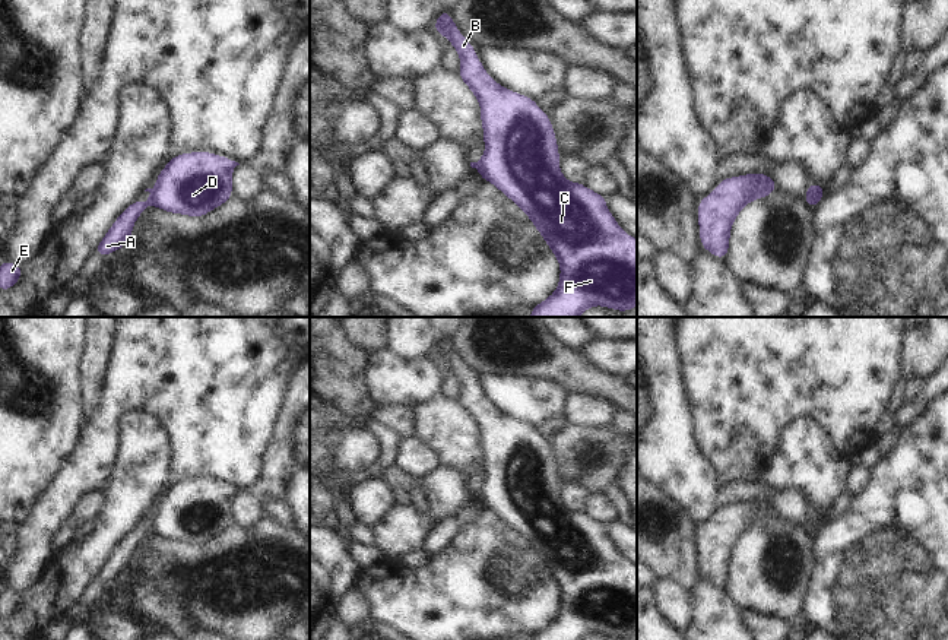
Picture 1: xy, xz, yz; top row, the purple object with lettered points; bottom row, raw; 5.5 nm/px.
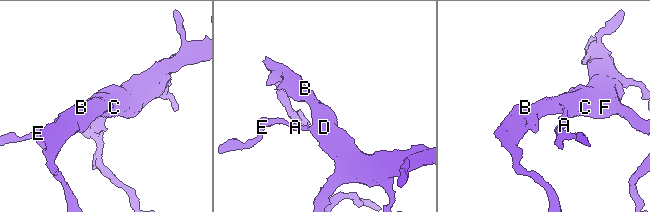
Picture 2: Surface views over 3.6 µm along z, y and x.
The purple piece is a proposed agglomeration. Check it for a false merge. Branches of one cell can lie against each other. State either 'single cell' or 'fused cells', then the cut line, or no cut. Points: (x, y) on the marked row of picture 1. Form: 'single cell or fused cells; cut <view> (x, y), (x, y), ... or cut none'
fused cells; cut xy (154, 190), (151, 203)

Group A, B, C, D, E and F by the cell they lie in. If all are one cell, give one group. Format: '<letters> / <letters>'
A E / B C D F

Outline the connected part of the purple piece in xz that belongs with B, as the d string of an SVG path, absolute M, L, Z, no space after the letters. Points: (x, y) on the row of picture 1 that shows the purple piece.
M448 10L432 28L457 50L459 76L481 107L485 152L476 167L483 181L492 183L524 212L561 267L558 286L529 317L578 317L602 305L631 311L637 305L637 240L627 234L606 207L606 197L571 183L559 168L559 149L548 114L535 99L497 83L482 66L473 45L462 35Z

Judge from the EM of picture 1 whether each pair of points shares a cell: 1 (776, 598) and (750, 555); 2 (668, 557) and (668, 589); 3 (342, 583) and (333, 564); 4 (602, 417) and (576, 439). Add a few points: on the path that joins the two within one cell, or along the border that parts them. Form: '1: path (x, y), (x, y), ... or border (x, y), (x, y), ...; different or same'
1: path (770, 588), (760, 576), (758, 566); same
2: border (658, 577), (677, 580), (688, 593); different
3: path (342, 579), (342, 573), (338, 569); same
4: border (567, 421), (582, 427), (609, 428); different

